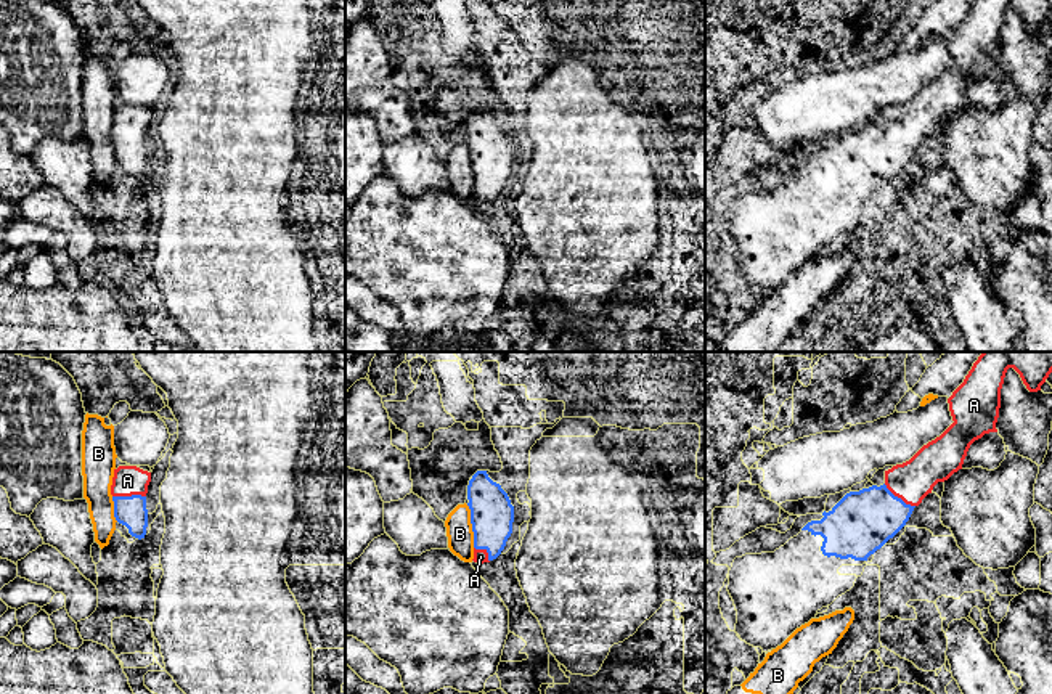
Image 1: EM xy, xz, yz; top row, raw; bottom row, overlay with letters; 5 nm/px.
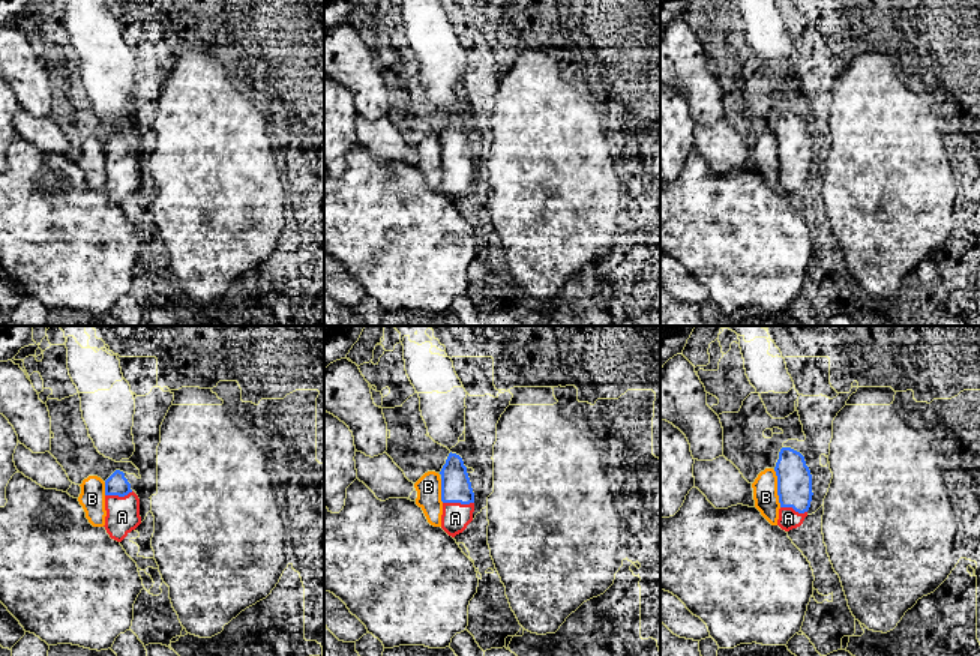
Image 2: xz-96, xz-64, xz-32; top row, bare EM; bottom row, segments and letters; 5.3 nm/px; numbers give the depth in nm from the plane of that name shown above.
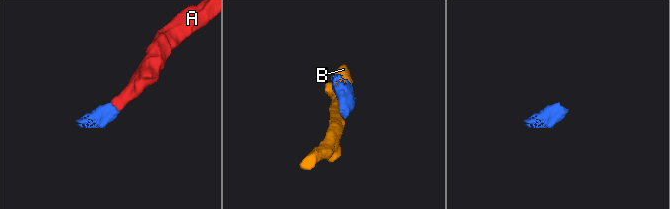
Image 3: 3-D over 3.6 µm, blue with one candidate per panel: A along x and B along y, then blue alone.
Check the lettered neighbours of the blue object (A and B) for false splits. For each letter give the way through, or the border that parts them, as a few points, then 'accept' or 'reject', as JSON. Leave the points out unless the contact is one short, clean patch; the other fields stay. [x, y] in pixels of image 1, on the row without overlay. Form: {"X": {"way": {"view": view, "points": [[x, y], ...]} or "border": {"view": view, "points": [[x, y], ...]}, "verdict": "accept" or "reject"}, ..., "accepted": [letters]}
{"A": {"way": {"view": "xy", "points": [[130, 151], [129, 137], [127, 121]]}, "verdict": "accept"}, "B": {"border": {"view": "xz", "points": [[466, 145], [471, 155], [474, 187]]}, "verdict": "reject"}, "accepted": ["A"]}

